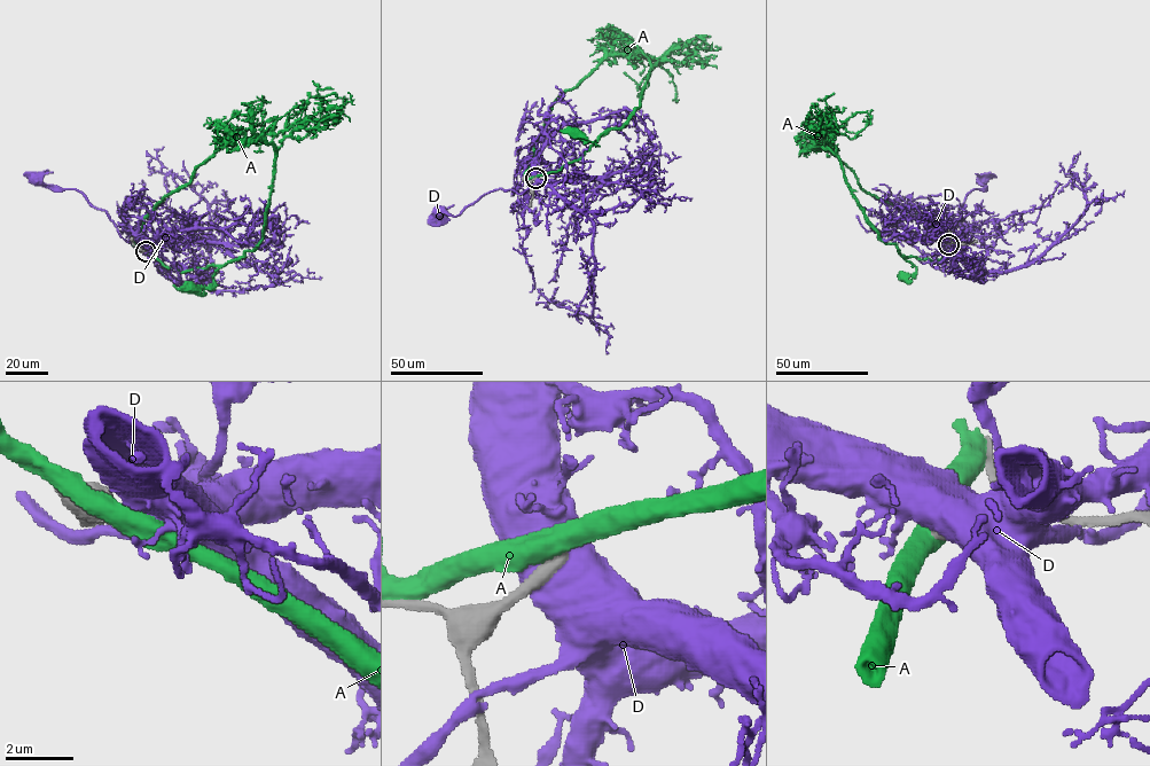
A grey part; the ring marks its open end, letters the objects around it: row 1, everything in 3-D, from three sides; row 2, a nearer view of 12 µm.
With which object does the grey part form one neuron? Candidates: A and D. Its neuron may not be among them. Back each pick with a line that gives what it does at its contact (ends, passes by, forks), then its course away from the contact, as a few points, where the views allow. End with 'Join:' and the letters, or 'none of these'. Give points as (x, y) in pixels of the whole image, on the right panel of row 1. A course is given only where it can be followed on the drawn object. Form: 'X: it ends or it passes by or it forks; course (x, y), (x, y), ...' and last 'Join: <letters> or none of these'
Join: none of these

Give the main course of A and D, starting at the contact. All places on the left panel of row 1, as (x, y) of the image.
A: (145, 251), (180, 272), (221, 266), (213, 276), (213, 287), (190, 288)
D: (145, 250), (186, 282), (210, 282), (208, 204), (177, 177), (161, 171), (156, 151), (163, 146)

